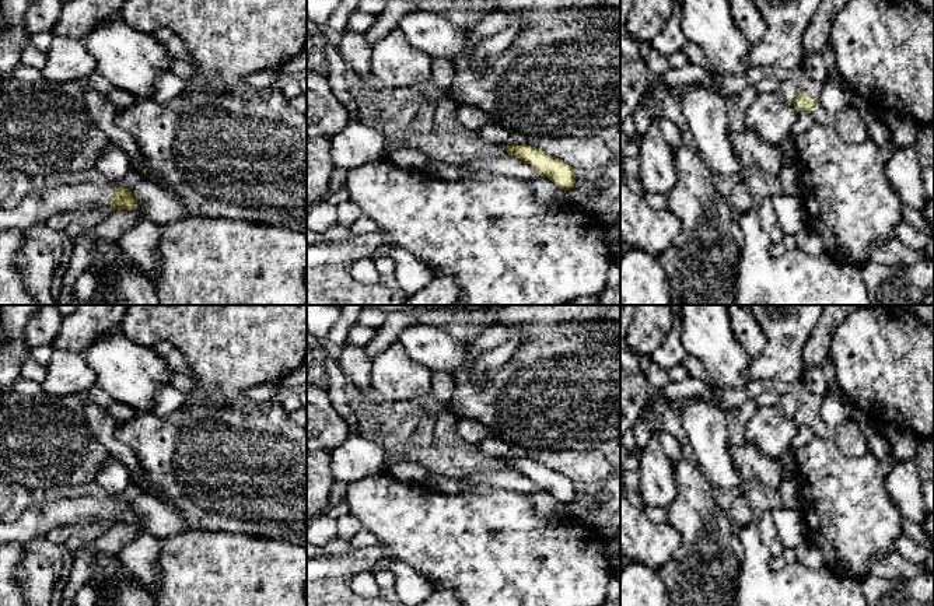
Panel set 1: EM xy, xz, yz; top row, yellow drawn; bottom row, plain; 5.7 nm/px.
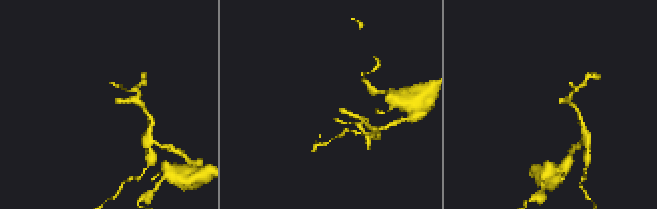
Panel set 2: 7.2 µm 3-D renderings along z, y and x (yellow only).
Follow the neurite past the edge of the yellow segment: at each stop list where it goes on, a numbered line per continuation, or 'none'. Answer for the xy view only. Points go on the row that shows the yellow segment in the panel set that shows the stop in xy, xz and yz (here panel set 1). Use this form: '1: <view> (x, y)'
1: xy (35, 207)

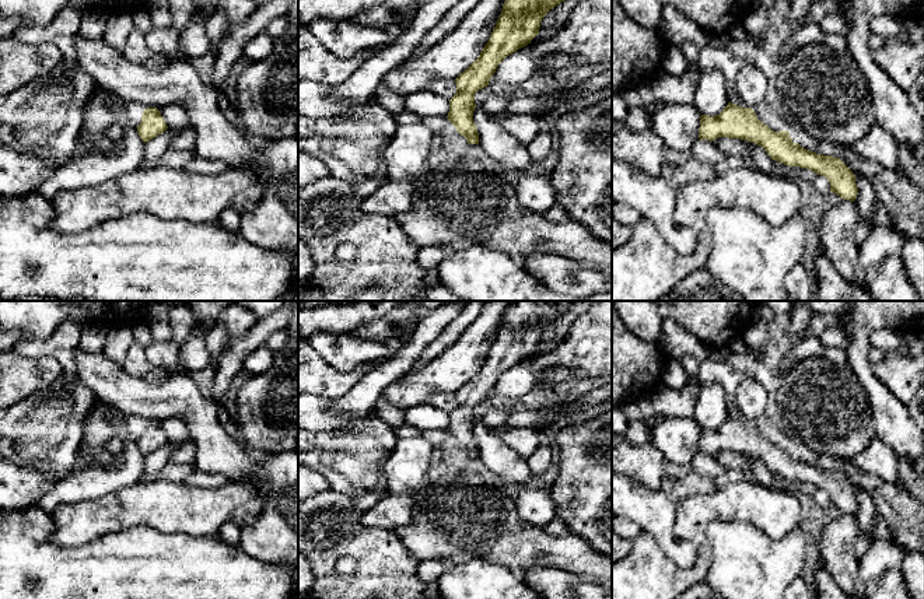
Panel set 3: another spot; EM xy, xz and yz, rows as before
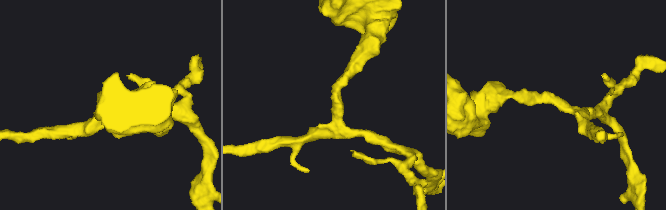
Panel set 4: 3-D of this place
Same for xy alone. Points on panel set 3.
none

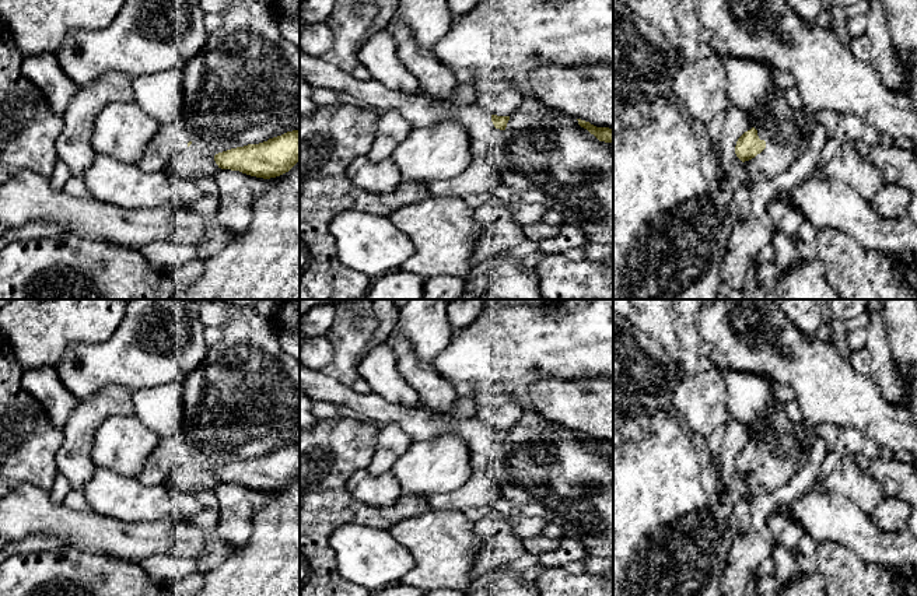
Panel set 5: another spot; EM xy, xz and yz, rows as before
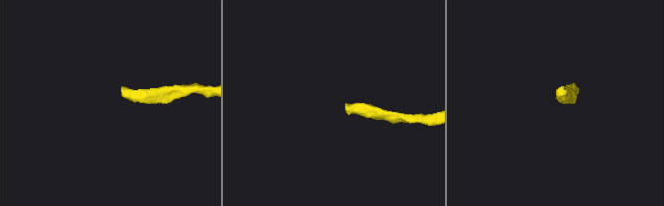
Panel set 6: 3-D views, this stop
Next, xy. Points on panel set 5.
1: xy (170, 139)

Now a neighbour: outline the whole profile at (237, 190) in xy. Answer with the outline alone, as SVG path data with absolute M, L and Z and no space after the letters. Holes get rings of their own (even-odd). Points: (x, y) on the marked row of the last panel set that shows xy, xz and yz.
M221 169L213 178L218 185L220 206L211 221L231 235L244 232L252 221L253 201L266 189L266 179L231 169Z

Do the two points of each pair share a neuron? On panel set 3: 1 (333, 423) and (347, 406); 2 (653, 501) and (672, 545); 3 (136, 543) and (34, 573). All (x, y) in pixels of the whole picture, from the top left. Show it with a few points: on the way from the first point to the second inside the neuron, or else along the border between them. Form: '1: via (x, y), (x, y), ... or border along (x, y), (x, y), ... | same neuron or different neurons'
1: border along (332, 402), (338, 416), (364, 416), (371, 409) | different neurons
2: via (654, 512), (662, 533) | same neuron
3: via (111, 568), (107, 573), (59, 573) | same neuron

